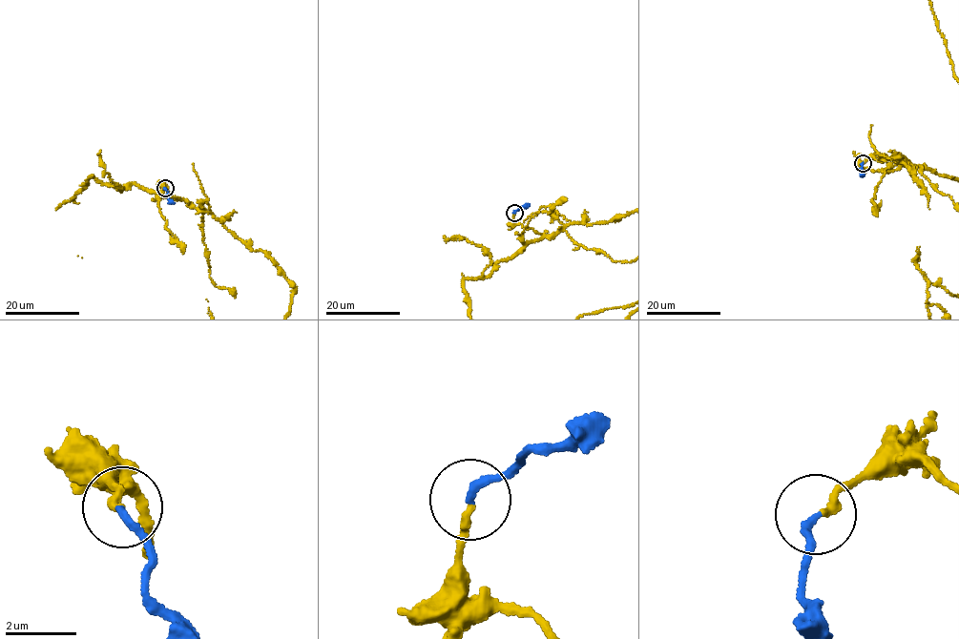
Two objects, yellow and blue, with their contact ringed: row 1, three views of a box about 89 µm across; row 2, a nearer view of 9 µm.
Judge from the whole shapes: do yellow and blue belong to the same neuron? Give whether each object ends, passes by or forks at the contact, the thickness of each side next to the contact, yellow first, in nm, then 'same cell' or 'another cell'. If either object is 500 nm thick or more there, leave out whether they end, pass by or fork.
yellow ends | blue ends | 220/200 nm | same cell

